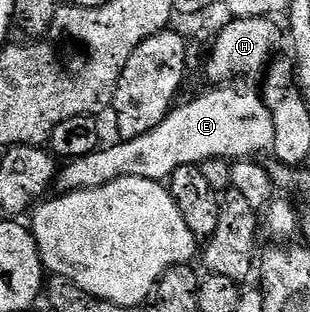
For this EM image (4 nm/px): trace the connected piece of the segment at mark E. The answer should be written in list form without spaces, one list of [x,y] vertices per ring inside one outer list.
[[[217,86],[190,104],[182,103],[155,130],[139,138],[121,140],[110,148],[101,146],[96,152],[70,159],[60,171],[55,188],[58,193],[91,190],[107,186],[119,178],[147,178],[165,182],[175,170],[188,164],[200,166],[209,159],[236,162],[256,157],[256,152],[268,153],[273,146],[275,126],[272,114],[257,92],[240,92],[237,86]]]

